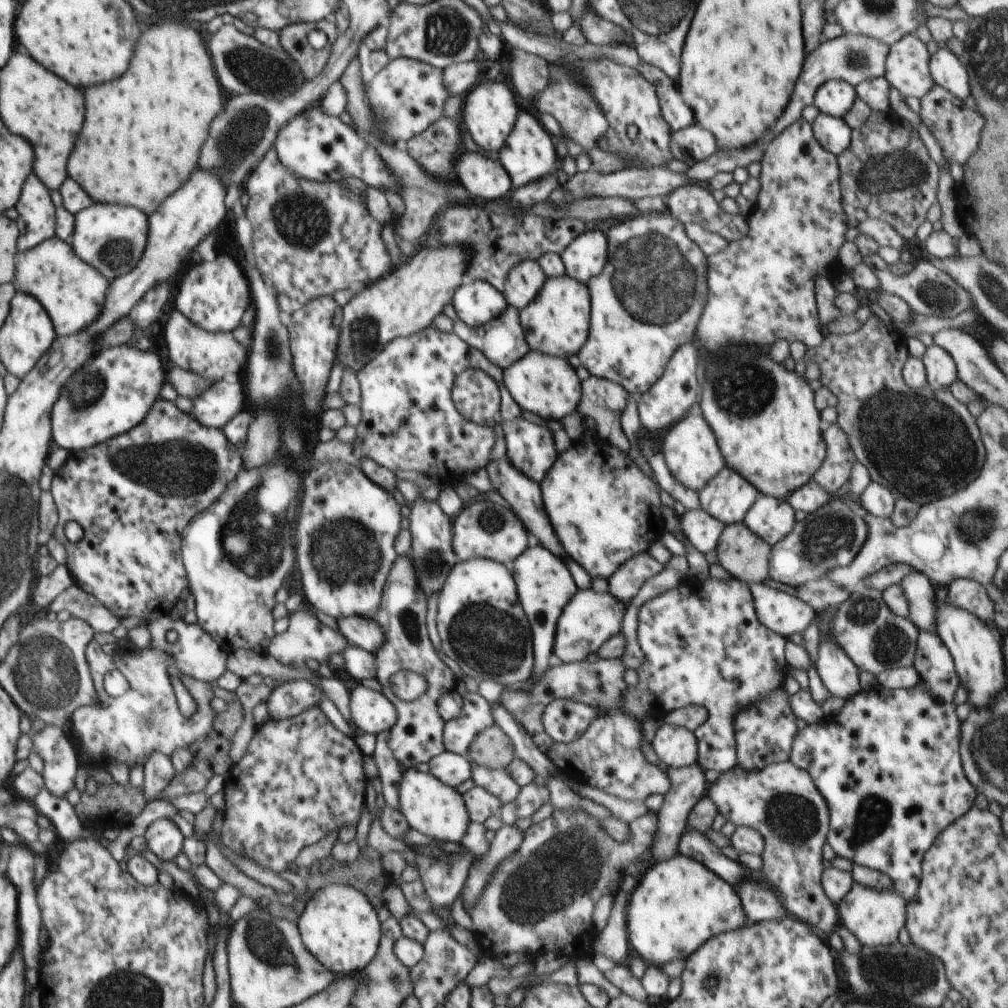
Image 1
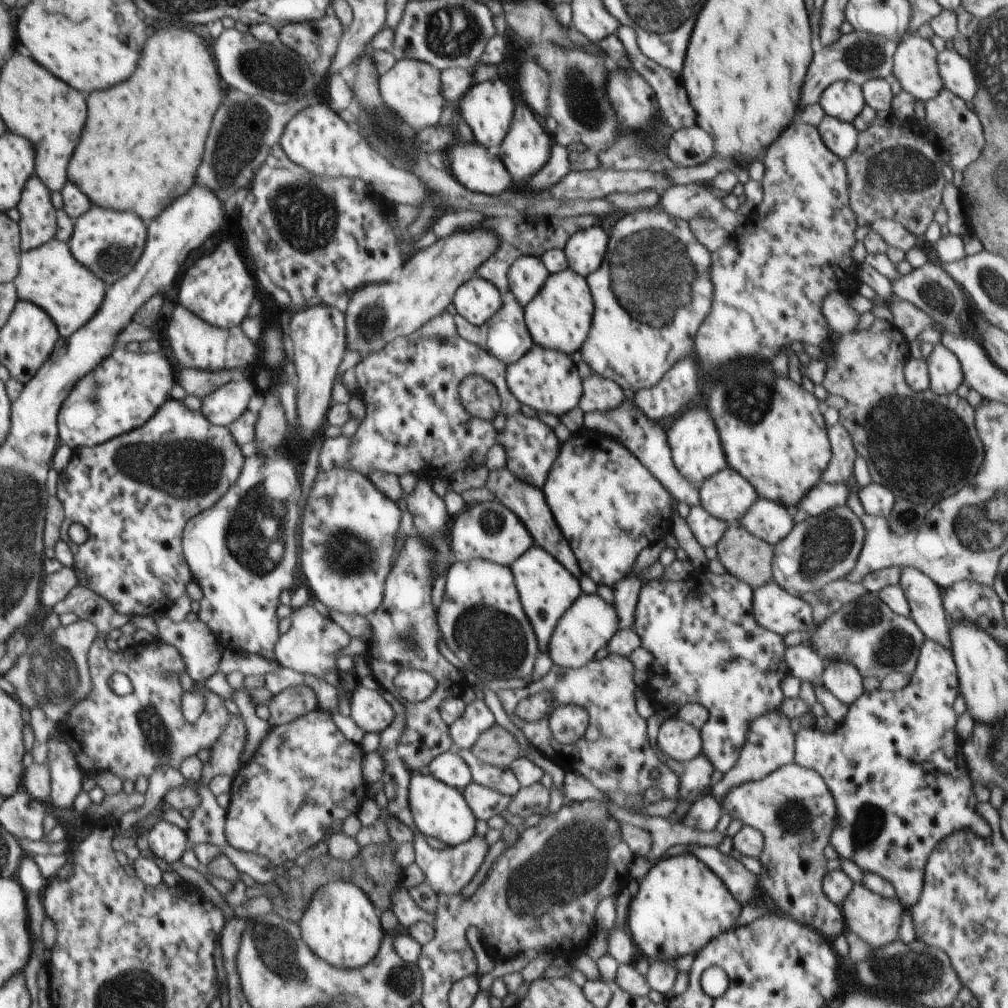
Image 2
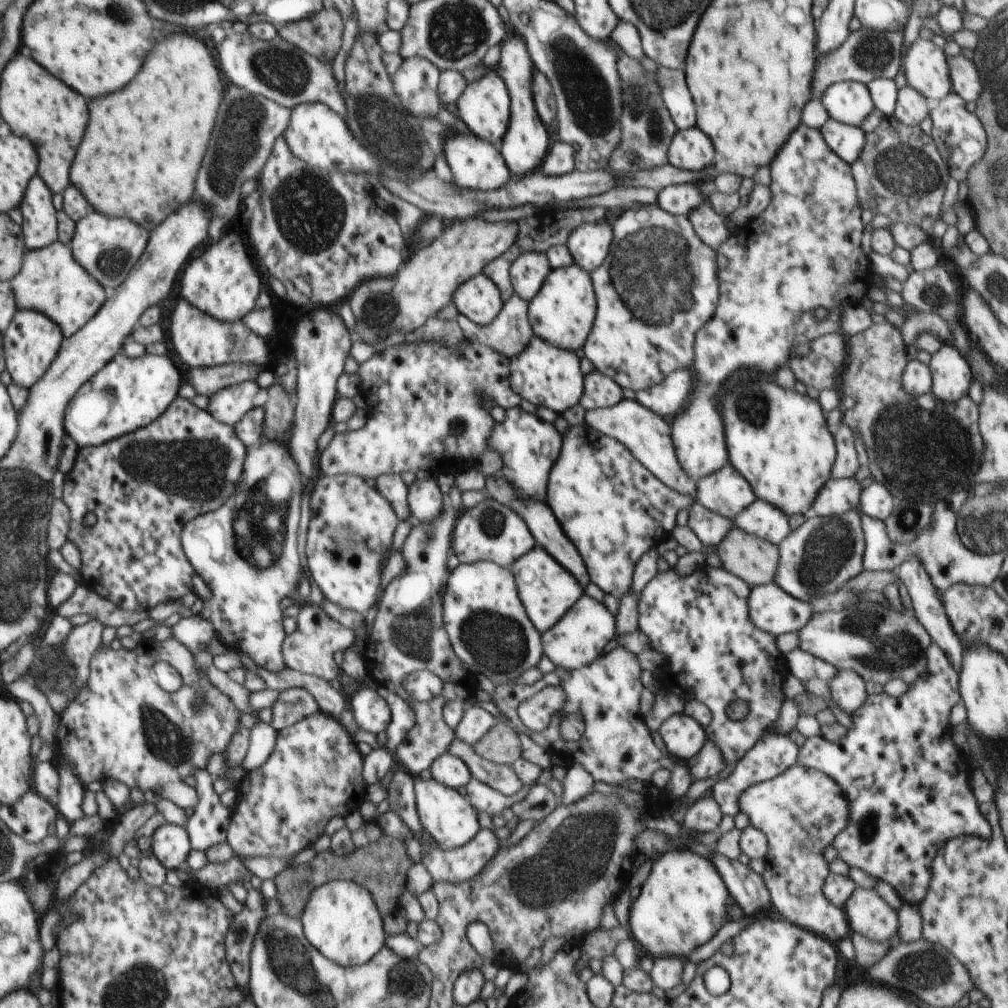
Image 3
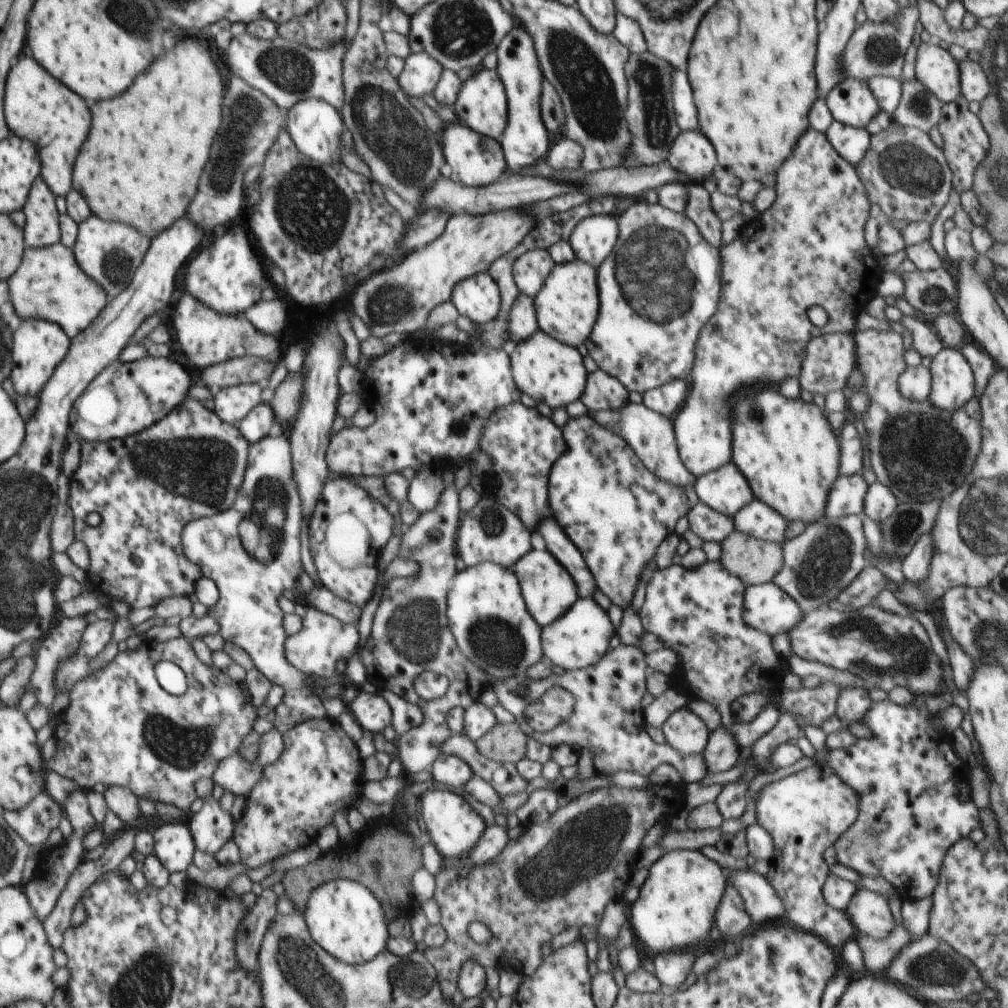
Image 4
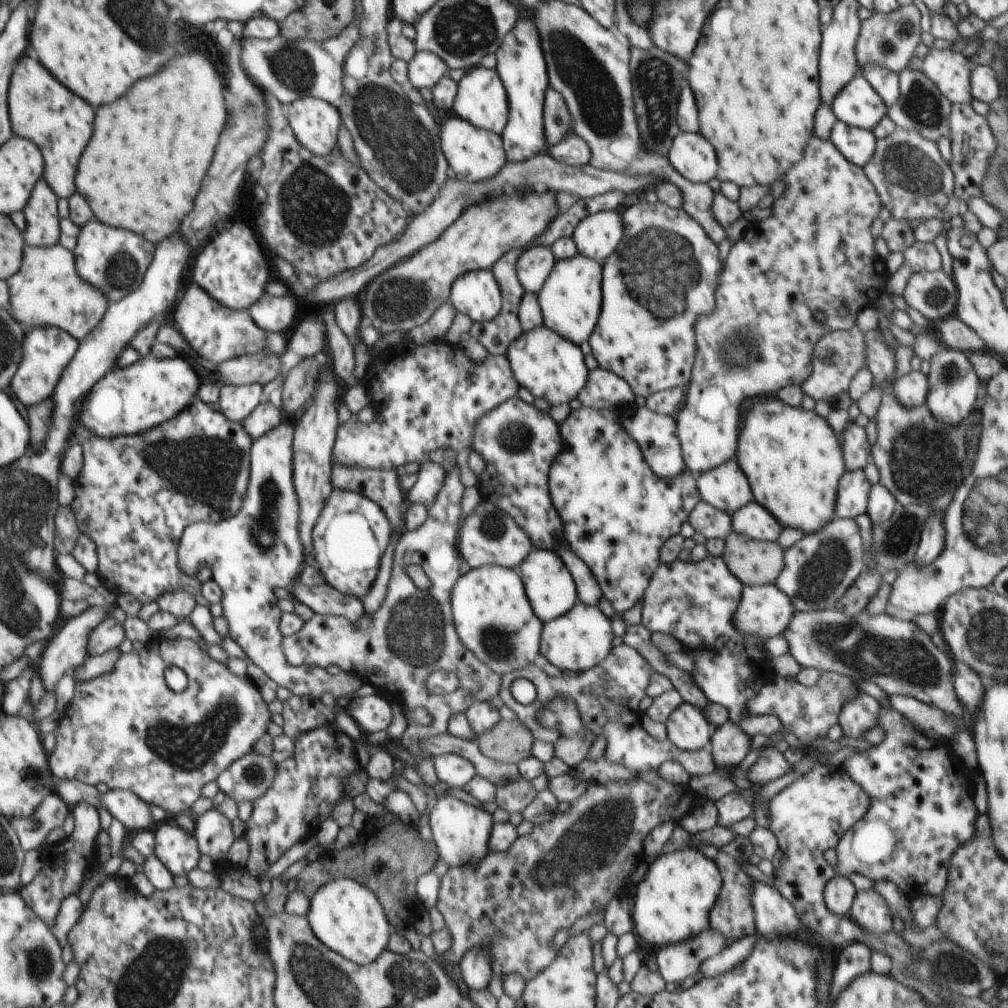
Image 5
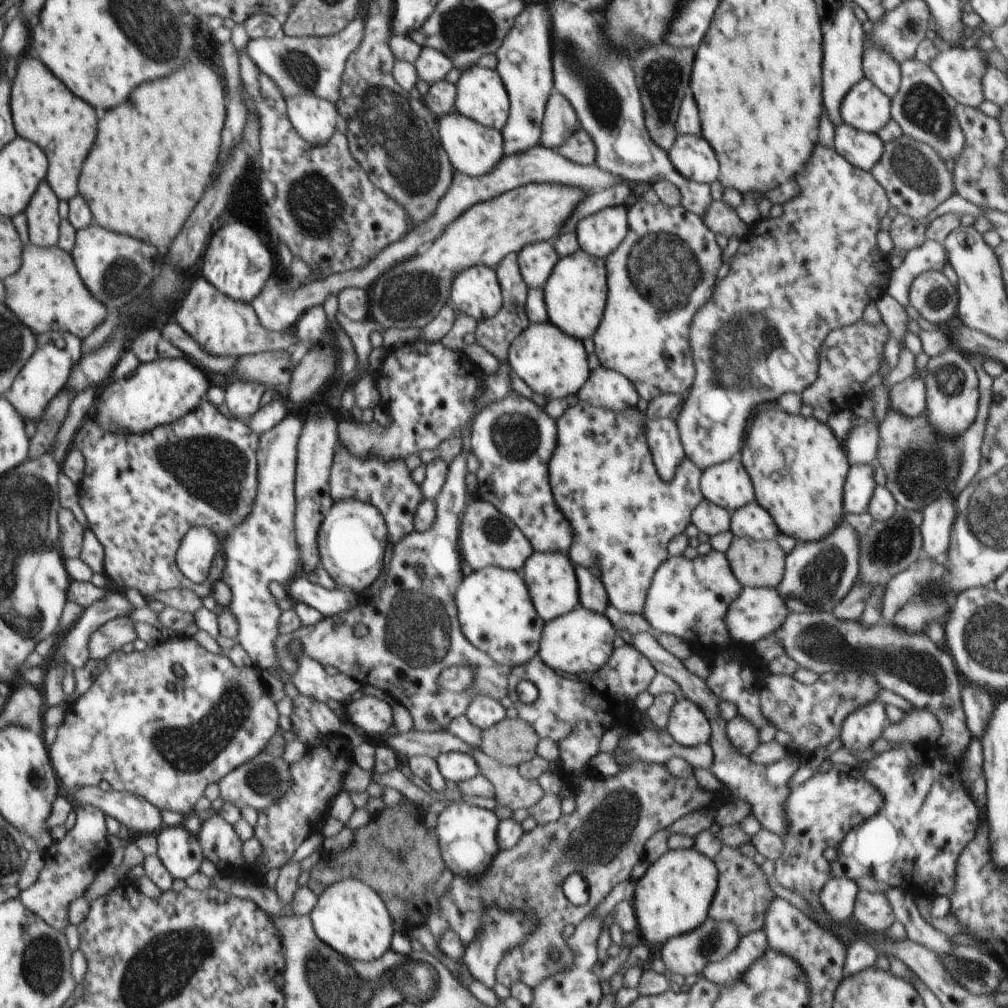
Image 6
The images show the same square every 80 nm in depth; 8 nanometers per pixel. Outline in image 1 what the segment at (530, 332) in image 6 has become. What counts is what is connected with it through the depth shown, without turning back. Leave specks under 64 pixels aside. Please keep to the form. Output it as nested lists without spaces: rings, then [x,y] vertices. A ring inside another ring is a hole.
[[[529,351],[521,360],[503,371],[503,382],[521,410],[548,421],[561,421],[577,410],[581,402],[581,381],[568,360]]]

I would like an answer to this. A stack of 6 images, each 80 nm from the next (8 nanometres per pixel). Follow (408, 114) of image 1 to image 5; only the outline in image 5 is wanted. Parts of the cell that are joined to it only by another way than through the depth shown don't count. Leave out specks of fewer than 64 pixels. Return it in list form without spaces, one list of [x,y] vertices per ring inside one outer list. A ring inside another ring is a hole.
[[[417,51],[408,62],[408,78],[414,88],[432,88],[447,74],[449,66],[437,54]]]

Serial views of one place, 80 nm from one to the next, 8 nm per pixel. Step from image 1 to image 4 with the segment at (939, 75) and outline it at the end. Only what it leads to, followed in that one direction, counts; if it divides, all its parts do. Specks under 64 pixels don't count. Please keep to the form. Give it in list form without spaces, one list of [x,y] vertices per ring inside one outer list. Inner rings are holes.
[[[965,58],[958,62],[958,70],[960,70],[961,95],[968,103],[982,102],[990,94],[992,88],[980,63]]]

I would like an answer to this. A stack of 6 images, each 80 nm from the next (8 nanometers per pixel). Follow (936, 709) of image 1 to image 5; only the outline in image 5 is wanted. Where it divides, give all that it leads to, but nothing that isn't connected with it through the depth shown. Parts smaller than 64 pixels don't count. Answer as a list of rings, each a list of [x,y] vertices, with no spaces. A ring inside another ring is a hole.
[[[882,707],[879,712],[878,725],[886,732],[884,741],[881,744],[874,745],[870,750],[860,751],[855,756],[845,760],[841,765],[847,772],[846,775],[850,775],[850,778],[855,780],[868,793],[868,796],[871,798],[871,805],[869,811],[841,836],[835,848],[837,852],[836,875],[848,877],[854,872],[854,874],[863,874],[874,881],[890,881],[900,888],[904,894],[908,895],[909,898],[922,895],[942,896],[949,882],[949,867],[951,866],[952,855],[958,850],[958,847],[961,847],[966,841],[970,841],[973,838],[973,833],[976,830],[975,824],[979,812],[973,799],[972,784],[974,780],[972,772],[952,752],[951,744],[947,740],[933,740],[917,733],[896,709]]]

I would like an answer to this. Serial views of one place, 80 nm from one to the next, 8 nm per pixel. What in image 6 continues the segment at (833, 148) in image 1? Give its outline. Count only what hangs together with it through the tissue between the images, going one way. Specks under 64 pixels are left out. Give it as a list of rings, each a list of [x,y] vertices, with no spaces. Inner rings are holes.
[[[843,123],[835,126],[834,148],[856,168],[870,171],[884,152],[884,143],[876,133],[857,130]]]

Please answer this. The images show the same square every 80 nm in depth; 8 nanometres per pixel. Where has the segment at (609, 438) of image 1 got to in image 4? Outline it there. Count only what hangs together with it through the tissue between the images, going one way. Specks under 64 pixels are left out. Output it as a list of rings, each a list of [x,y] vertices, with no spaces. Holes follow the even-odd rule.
[[[597,369],[587,374],[587,387],[580,401],[587,411],[618,410],[629,403],[629,391],[614,376]]]

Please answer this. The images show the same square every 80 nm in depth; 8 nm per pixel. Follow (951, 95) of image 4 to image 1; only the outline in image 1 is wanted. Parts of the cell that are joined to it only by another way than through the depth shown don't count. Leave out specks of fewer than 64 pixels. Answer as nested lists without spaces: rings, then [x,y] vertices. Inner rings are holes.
[[[916,34],[904,36],[901,40],[890,46],[886,62],[884,62],[884,78],[886,78],[890,86],[900,92],[902,97],[915,96],[920,99],[930,92],[930,88],[934,84],[933,78],[930,76],[930,70],[928,70],[932,49],[931,45],[921,42]]]

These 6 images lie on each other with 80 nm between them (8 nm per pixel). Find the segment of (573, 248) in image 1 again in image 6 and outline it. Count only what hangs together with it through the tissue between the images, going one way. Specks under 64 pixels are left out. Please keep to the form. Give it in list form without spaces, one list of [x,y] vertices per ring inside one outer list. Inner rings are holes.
[[[614,206],[580,220],[575,230],[579,249],[602,260],[615,252],[628,233],[627,210]]]

